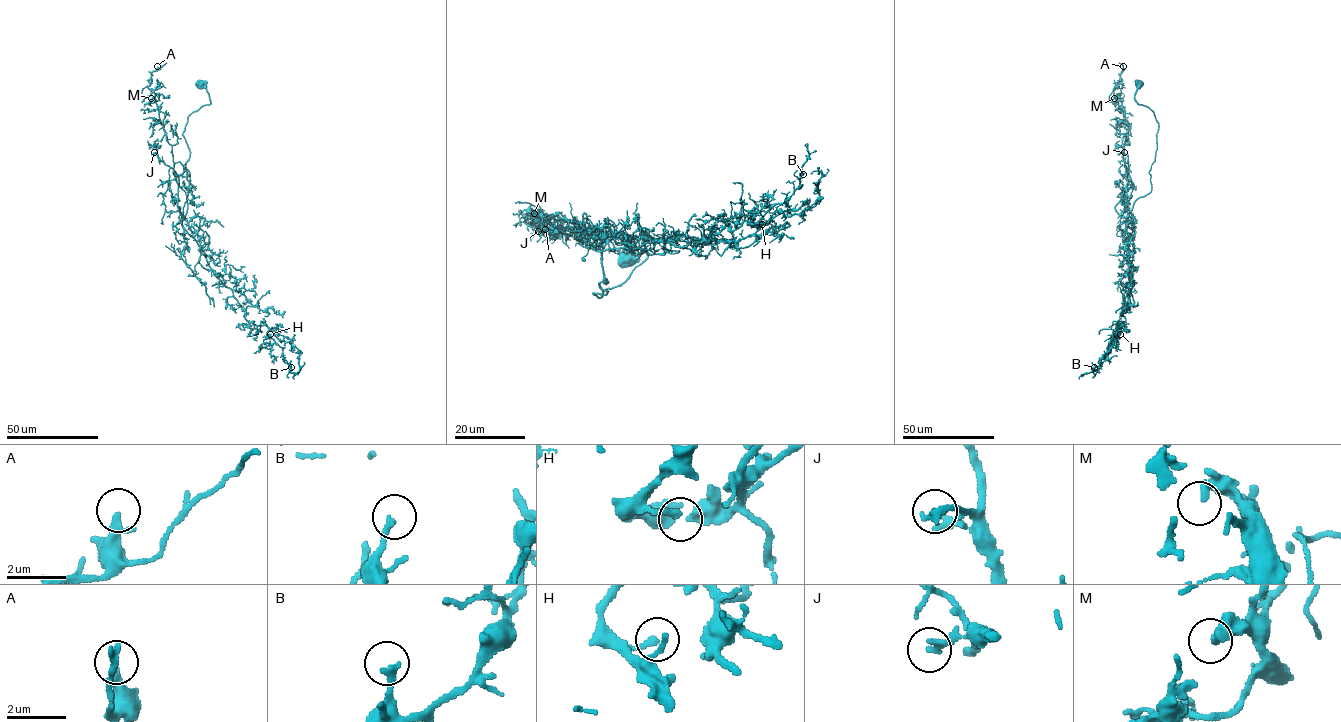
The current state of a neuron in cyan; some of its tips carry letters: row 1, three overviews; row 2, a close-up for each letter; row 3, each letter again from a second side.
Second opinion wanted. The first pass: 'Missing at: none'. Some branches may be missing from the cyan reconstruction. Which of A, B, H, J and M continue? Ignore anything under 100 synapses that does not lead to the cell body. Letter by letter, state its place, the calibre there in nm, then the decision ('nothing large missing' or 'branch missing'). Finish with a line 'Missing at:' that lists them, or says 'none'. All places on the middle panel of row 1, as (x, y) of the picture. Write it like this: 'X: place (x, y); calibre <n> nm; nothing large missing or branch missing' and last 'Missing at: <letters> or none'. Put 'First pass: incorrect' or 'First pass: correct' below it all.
A: place (545, 229); calibre 280 nm; nothing large missing
B: place (803, 174); calibre 220 nm; nothing large missing
H: place (762, 224); calibre 180 nm; nothing large missing
J: place (538, 231); calibre 160 nm; nothing large missing
M: place (534, 213); calibre 240 nm; nothing large missing
Missing at: none
First pass: correct

